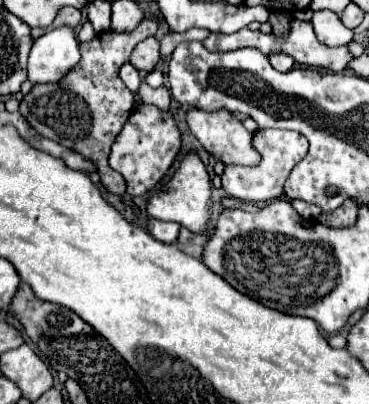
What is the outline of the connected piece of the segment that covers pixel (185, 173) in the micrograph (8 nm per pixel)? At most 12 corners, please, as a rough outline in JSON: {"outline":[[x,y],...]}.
{"outline":[[188,152],[168,192],[152,194],[150,218],[192,232],[210,226],[210,178]]}

